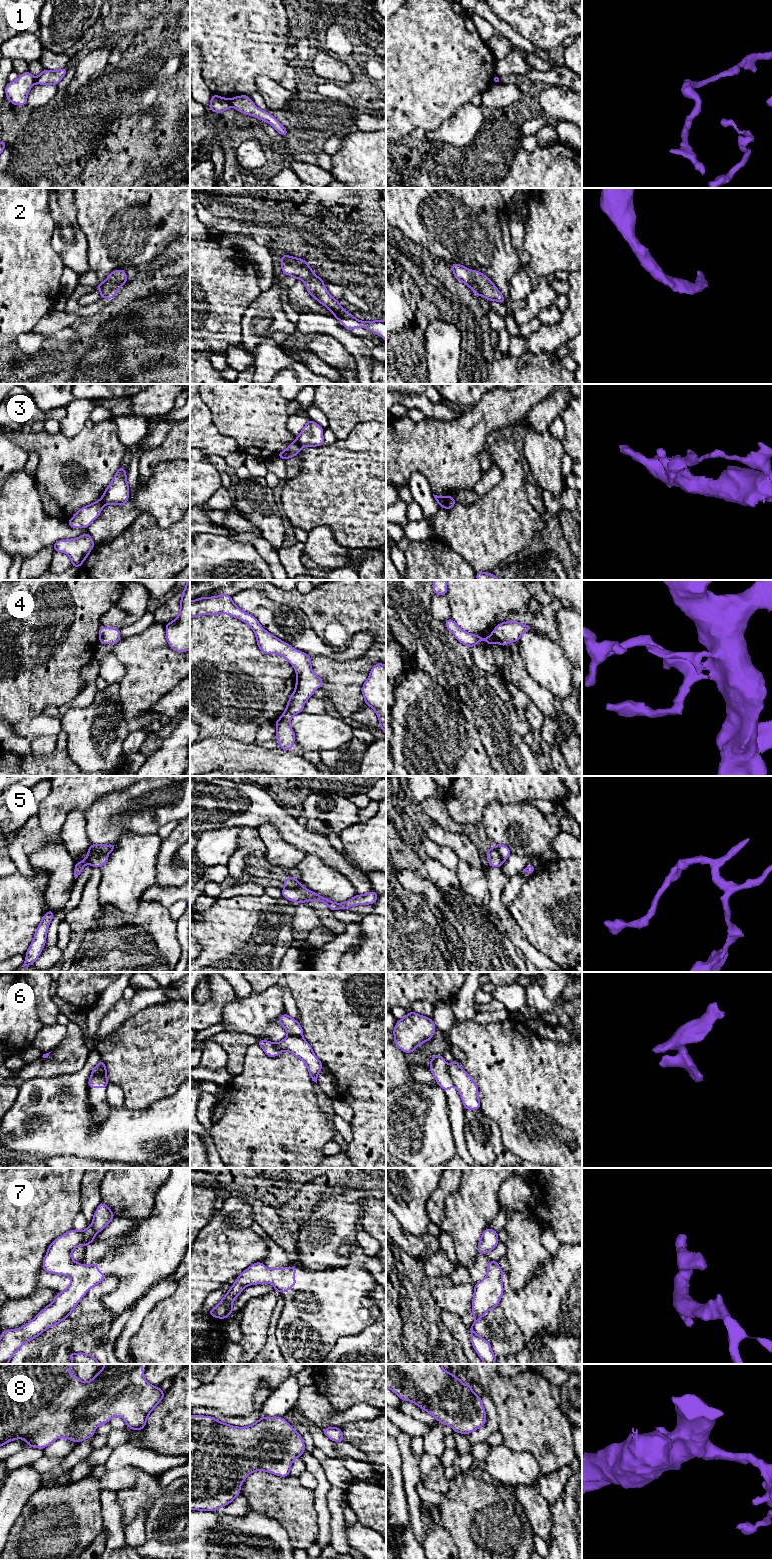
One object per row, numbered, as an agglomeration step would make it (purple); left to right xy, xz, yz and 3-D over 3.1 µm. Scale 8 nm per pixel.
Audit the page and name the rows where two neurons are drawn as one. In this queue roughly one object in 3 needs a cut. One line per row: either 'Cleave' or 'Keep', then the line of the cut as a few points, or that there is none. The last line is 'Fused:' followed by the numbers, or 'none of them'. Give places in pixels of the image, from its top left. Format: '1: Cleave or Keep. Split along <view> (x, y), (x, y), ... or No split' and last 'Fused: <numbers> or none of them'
1: Cleave. Split along xz (229, 99), (231, 105)
2: Keep. No split
3: Cleave. Split along yz (449, 496), (440, 506)
4: Keep. No split
5: Cleave. Split along xy (107, 854), (93, 852), (87, 862)
6: Cleave. Split along yz (447, 1065), (454, 1085)
7: Keep. No split
8: Keep. No split
Fused: 1, 3, 5, 6

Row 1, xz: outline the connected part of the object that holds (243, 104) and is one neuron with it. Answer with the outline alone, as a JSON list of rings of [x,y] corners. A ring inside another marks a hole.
[[[247,95],[237,96],[230,99],[230,104],[238,112],[251,115],[272,125],[280,135],[287,136],[286,128],[270,113],[259,109]]]

